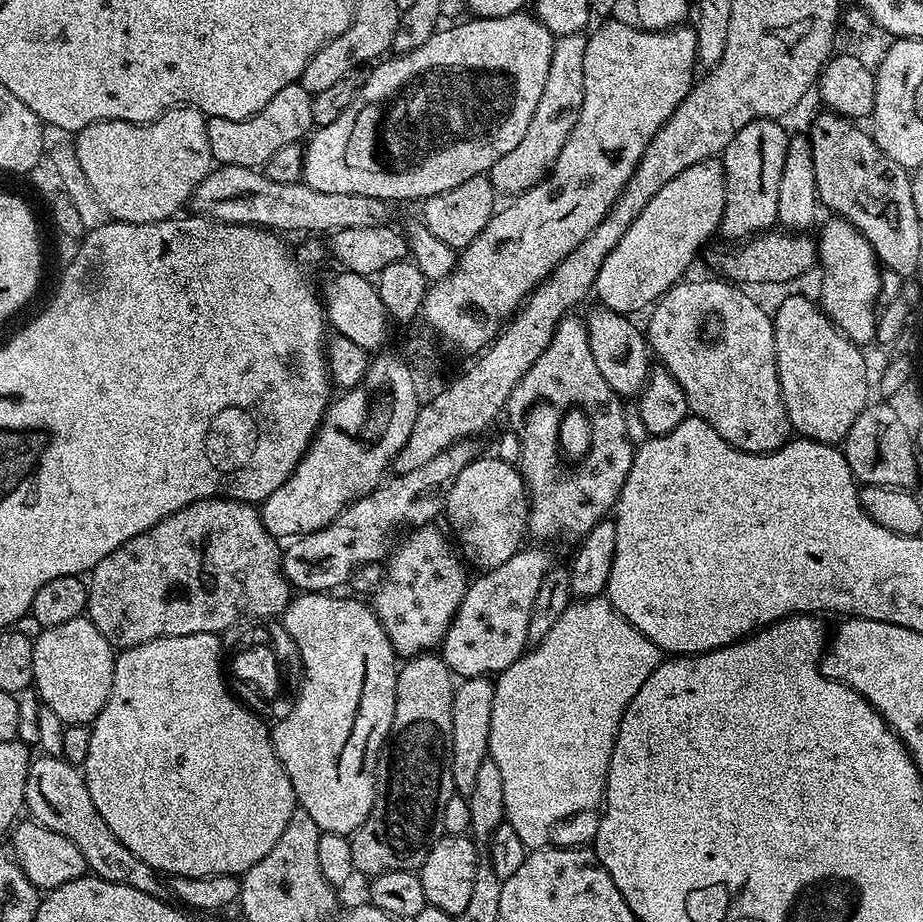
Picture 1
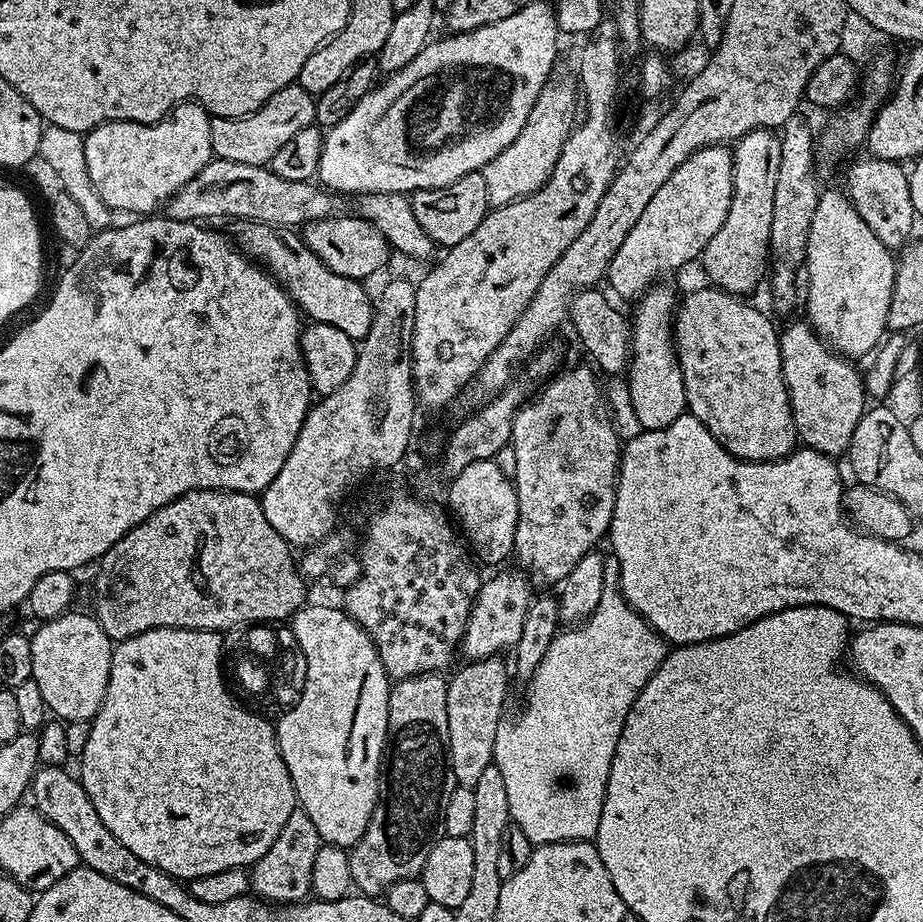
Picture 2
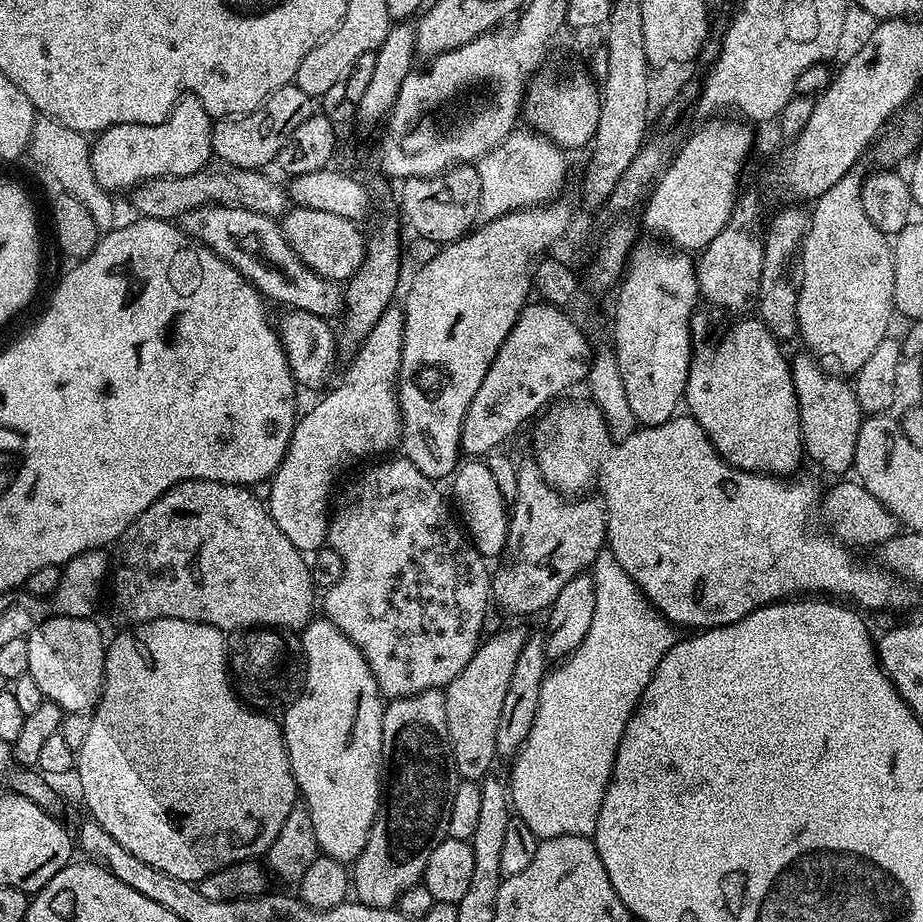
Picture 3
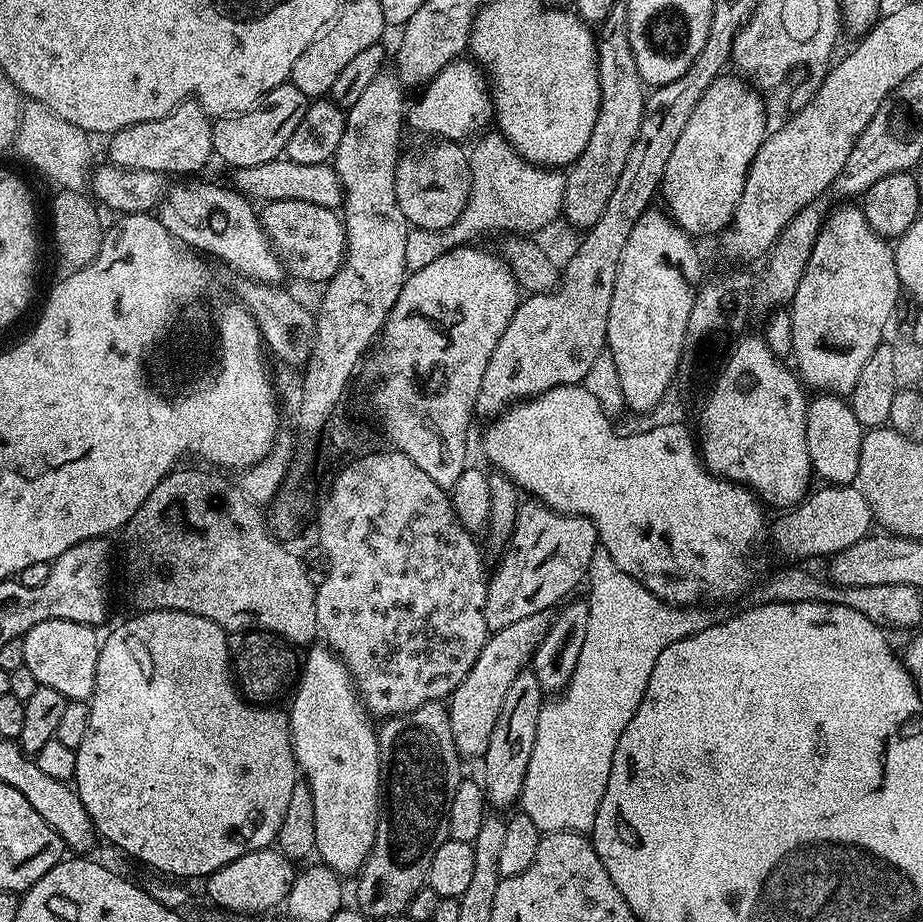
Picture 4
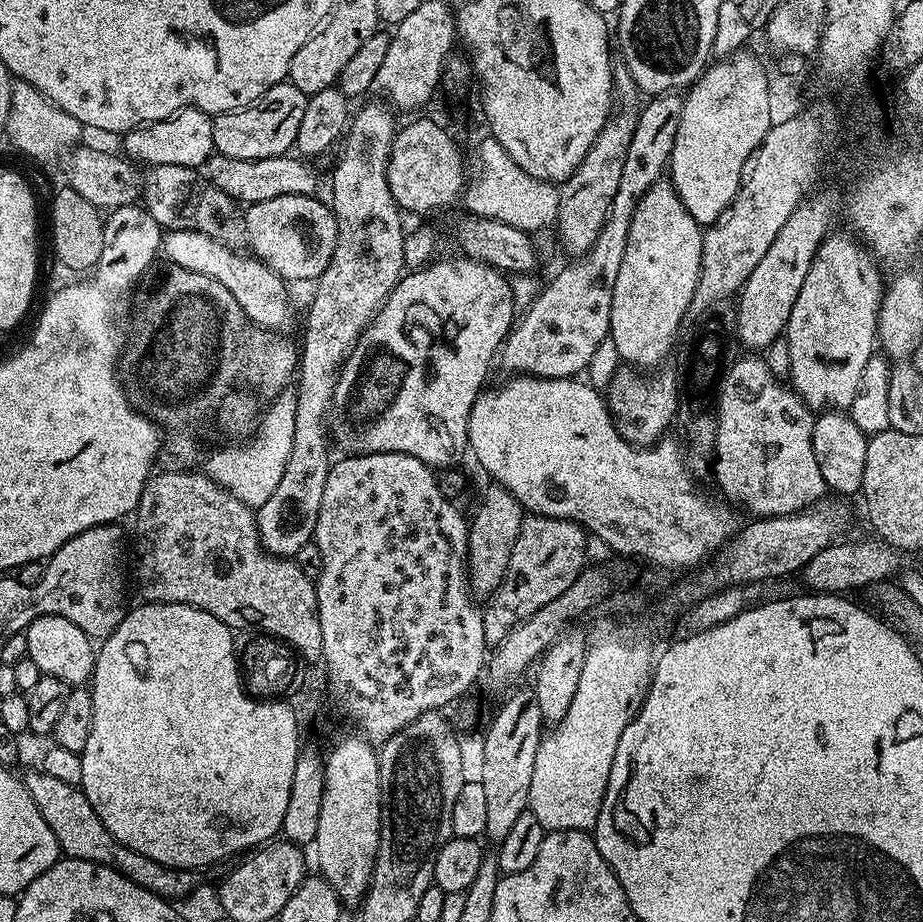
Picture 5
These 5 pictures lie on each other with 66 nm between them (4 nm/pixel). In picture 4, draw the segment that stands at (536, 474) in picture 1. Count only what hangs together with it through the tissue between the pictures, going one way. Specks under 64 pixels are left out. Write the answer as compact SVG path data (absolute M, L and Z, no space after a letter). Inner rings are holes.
M539 502L521 503L516 521L512 527L512 535L507 541L508 553L500 560L496 573L491 573L488 581L488 593L484 603L484 617L492 632L510 626L510 622L519 622L522 618L530 618L530 614L547 613L548 608L556 604L571 588L576 588L585 579L588 563L596 553L598 541L596 527L584 516L566 516L555 512Z

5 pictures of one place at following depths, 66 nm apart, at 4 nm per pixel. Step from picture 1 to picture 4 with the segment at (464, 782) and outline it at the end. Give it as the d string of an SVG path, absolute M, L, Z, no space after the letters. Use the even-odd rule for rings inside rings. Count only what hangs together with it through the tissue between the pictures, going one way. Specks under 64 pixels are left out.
M539 612L530 614L530 618L522 618L519 622L510 622L510 626L492 632L482 646L482 654L478 654L478 662L474 662L470 674L466 674L466 678L462 678L462 682L452 691L446 704L448 725L456 743L456 751L461 757L483 757L506 690L509 689L510 682L533 659L547 633L549 623L549 617Z

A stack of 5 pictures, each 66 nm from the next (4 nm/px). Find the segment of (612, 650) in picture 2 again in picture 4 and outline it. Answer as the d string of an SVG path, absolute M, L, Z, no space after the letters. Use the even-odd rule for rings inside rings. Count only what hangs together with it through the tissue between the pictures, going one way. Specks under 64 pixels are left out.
M597 547L588 563L586 580L587 583L592 583L592 589L588 592L588 600L586 599L587 628L576 669L563 691L553 695L541 706L537 736L534 738L529 765L526 766L525 782L518 799L519 807L542 834L591 833L598 806L610 778L618 738L622 738L622 730L626 730L630 718L642 702L644 691L650 682L650 674L654 670L654 662L658 662L658 654L662 654L662 650L666 650L670 642L693 636L712 624L719 624L722 619L721 613L708 613L704 606L673 606L660 600L653 592L646 590L646 586L626 574L626 570L618 570L614 558L610 558L610 554L602 547Z

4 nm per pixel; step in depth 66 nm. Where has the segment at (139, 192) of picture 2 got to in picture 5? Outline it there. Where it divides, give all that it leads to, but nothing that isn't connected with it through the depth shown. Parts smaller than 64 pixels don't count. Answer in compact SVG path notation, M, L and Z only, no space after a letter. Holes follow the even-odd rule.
M182 108L165 120L141 124L123 133L123 155L140 166L186 166L199 169L213 155L212 116L201 108Z

